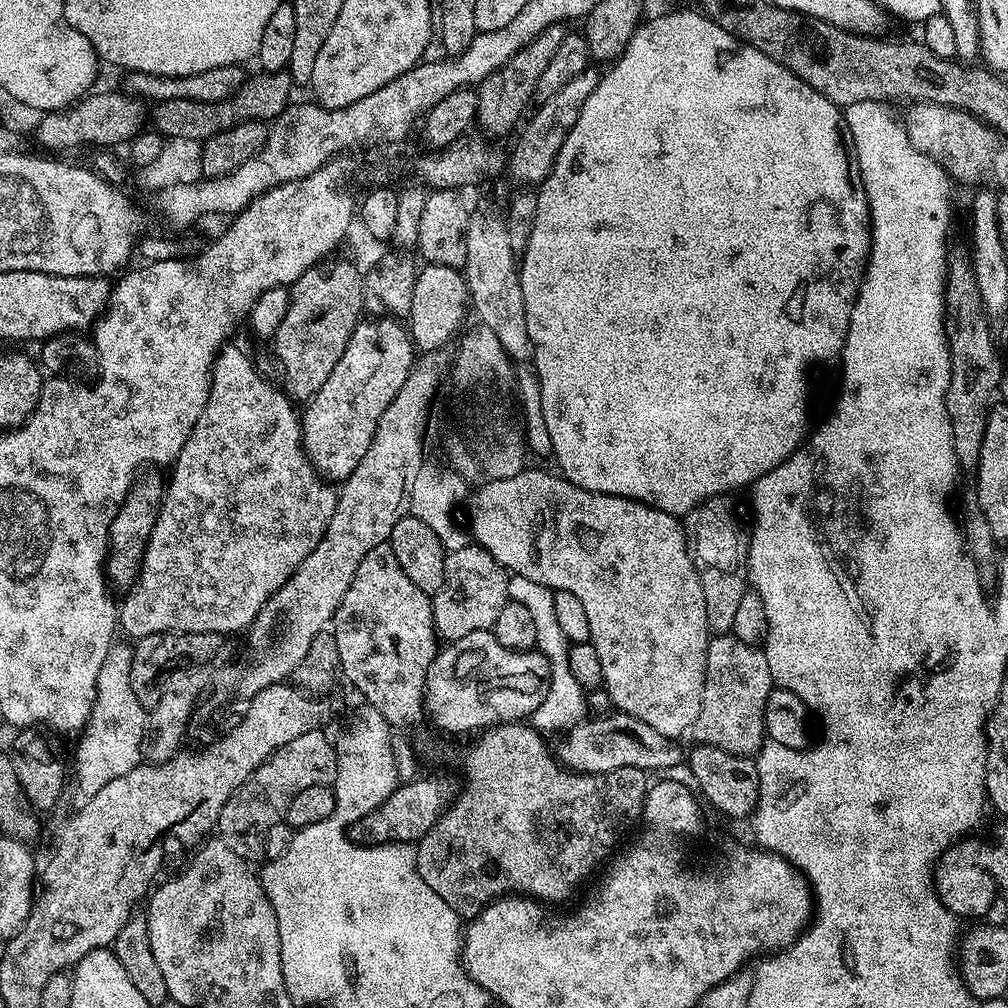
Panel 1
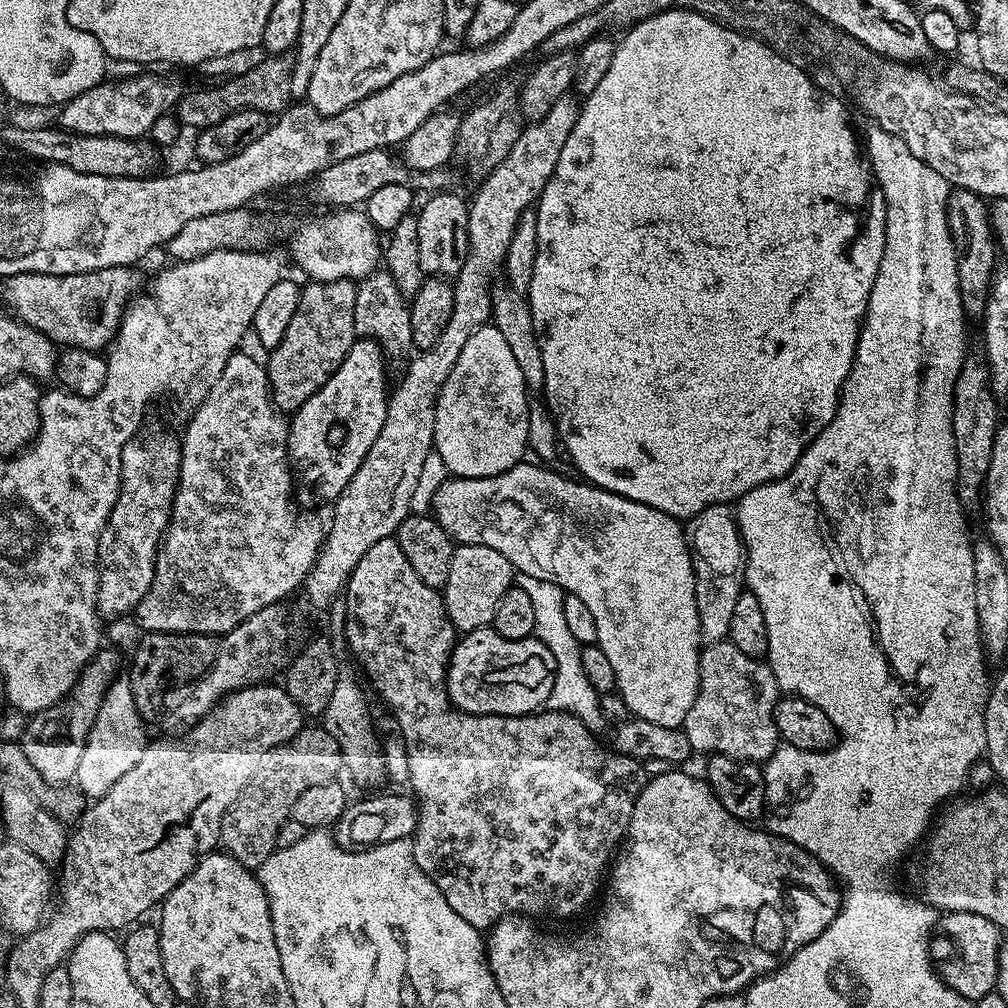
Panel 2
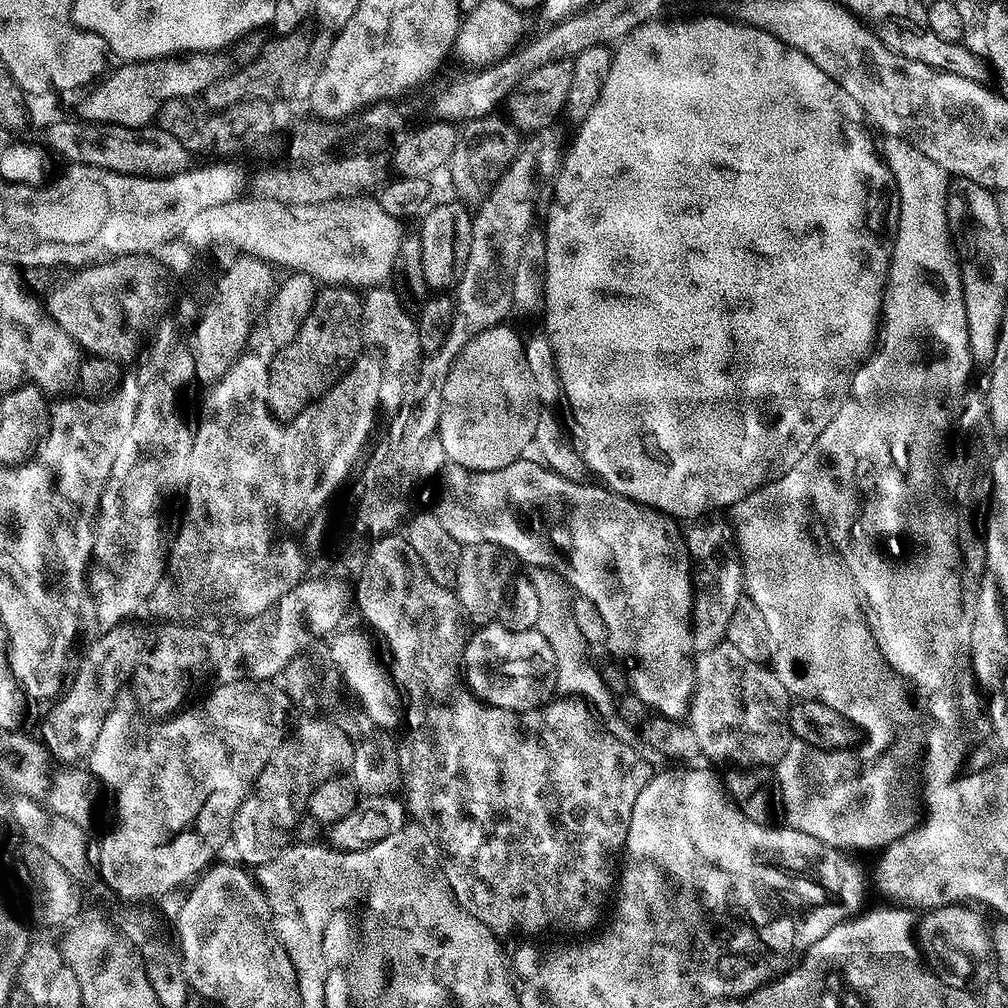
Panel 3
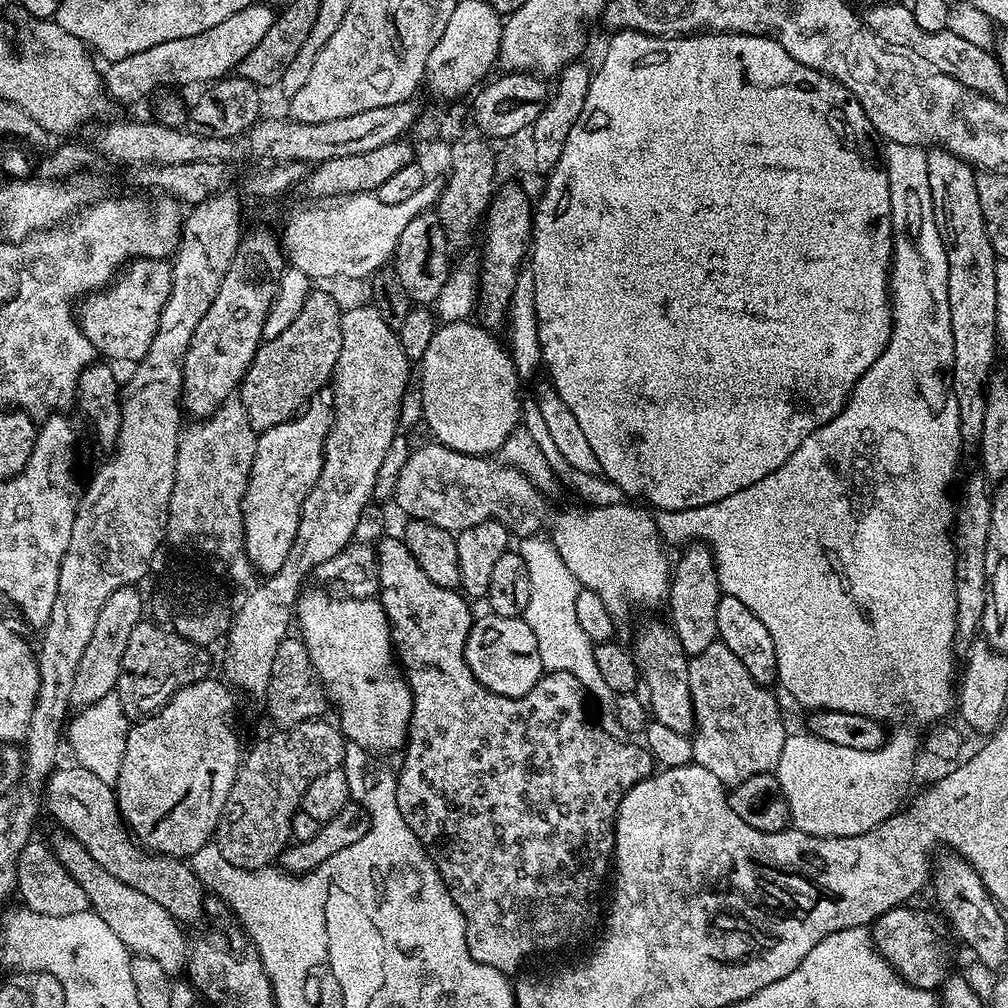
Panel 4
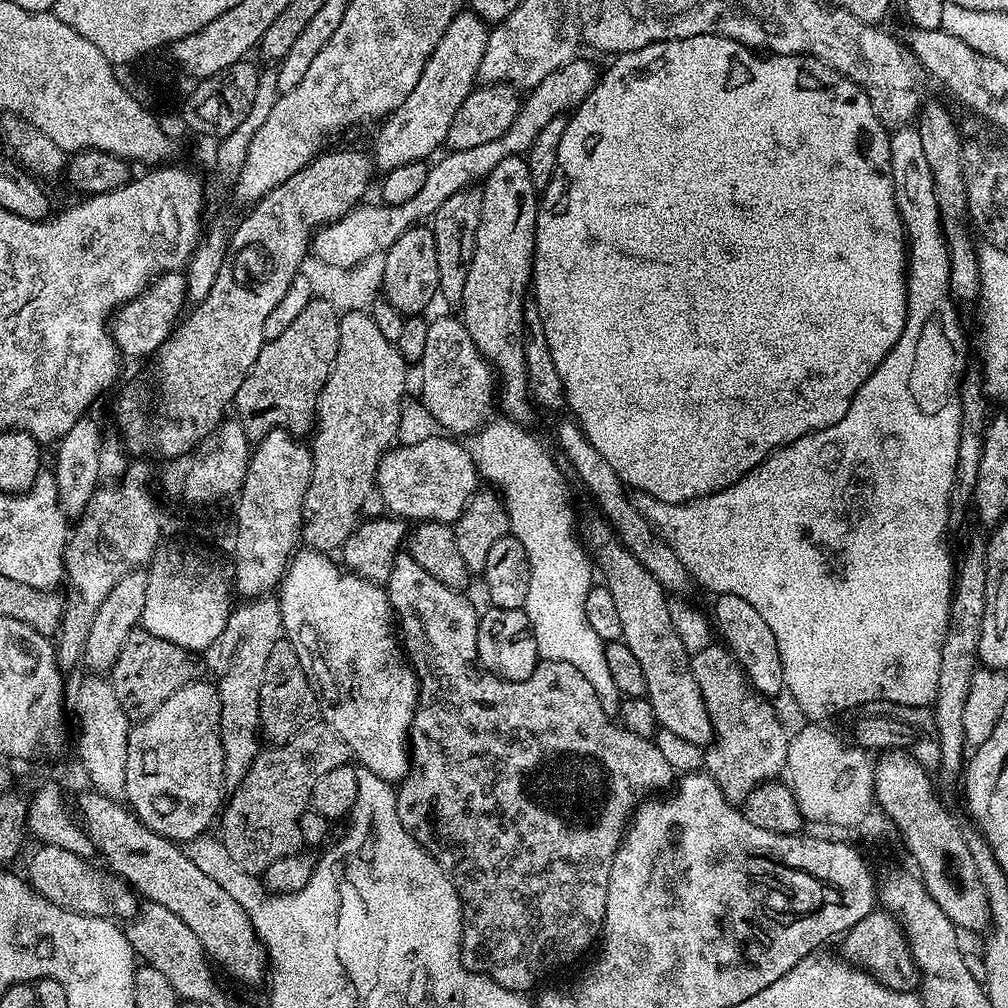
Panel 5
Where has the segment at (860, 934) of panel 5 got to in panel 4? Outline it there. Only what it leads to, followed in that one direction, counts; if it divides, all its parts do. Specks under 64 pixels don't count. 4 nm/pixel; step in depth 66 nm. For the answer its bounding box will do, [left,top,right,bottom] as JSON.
[870,906,944,989]

